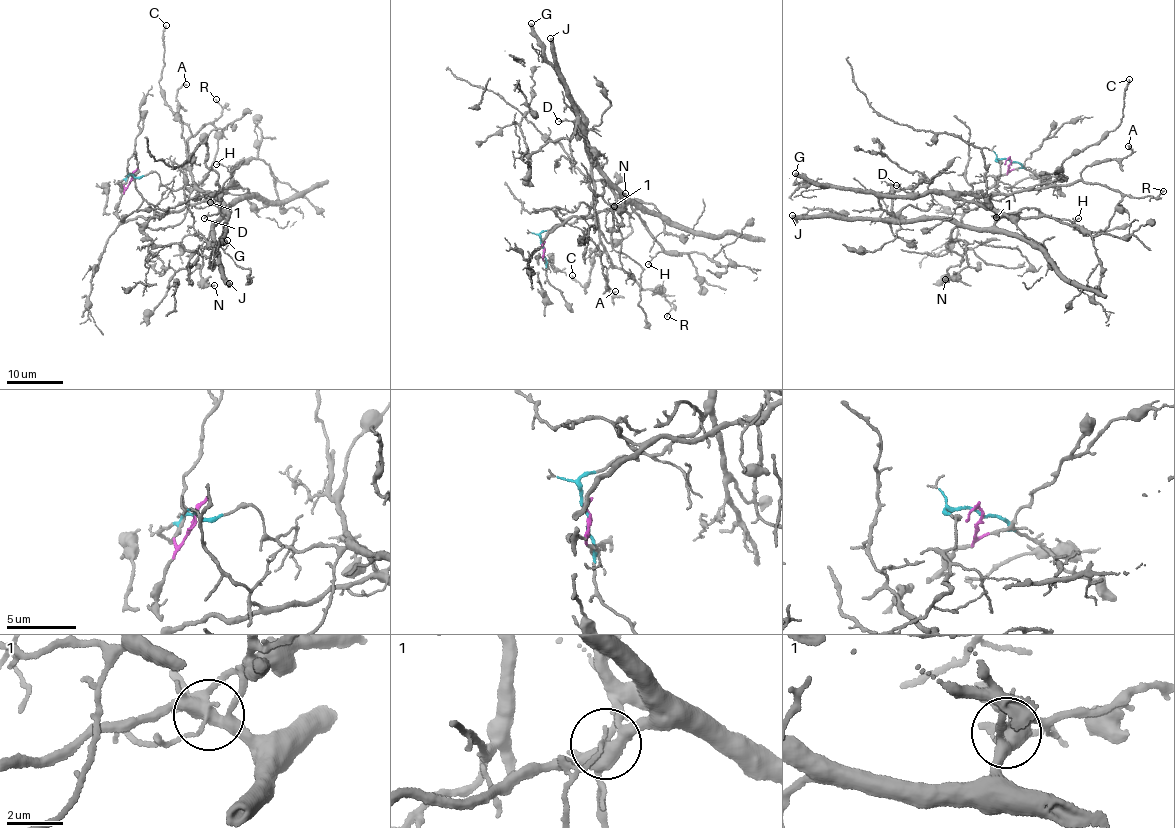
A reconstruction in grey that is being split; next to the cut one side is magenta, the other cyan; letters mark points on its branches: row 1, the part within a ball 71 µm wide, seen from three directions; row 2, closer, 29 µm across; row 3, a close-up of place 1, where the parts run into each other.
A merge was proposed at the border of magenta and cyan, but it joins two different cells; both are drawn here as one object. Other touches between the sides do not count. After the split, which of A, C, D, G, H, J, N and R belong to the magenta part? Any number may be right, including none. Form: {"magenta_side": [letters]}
{"magenta_side": ["J", "N"]}

